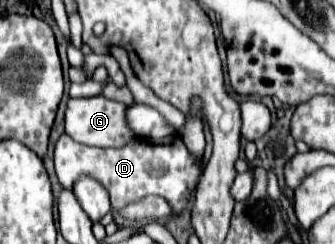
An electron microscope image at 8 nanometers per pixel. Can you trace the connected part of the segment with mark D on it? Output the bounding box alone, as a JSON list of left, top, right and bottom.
[55,134,201,216]

